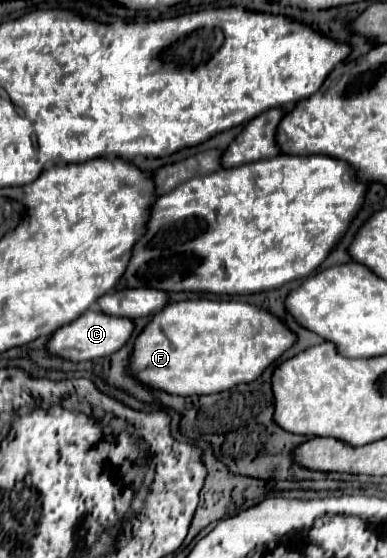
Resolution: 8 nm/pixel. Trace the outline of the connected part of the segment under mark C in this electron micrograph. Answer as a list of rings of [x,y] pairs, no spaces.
[[[87,310],[83,316],[79,316],[75,322],[59,328],[47,348],[51,354],[55,356],[63,356],[63,358],[69,358],[73,362],[81,362],[81,360],[91,360],[91,358],[99,358],[99,356],[107,356],[107,354],[113,354],[117,350],[121,350],[125,346],[125,342],[131,338],[135,330],[135,322],[129,320],[129,318],[123,318],[123,316],[109,316],[109,314],[103,314],[103,312],[97,312],[97,310]]]

